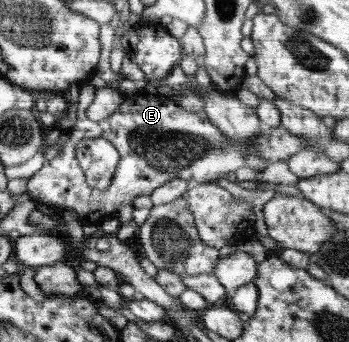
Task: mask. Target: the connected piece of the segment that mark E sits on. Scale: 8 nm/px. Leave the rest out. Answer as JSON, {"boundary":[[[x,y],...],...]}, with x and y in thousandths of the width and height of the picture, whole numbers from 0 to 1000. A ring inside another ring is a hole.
{"boundary":[[[413,231],[410,254],[398,266],[370,266],[370,284],[350,298],[344,316],[292,351],[264,351],[249,342],[249,316],[266,301],[275,257],[255,246],[235,246],[226,292],[221,295],[221,351],[209,377],[203,377],[195,412],[172,436],[166,453],[152,465],[126,471],[115,497],[100,503],[77,526],[74,561],[115,599],[143,599],[169,620],[186,611],[212,614],[232,640],[281,637],[304,626],[330,623],[347,599],[370,594],[378,605],[378,588],[401,570],[430,570],[430,564],[461,547],[476,529],[519,520],[536,529],[544,544],[613,532],[633,518],[653,520],[662,506],[673,506],[685,488],[705,482],[705,453],[725,444],[756,465],[756,488],[742,500],[756,500],[774,477],[788,471],[819,471],[842,447],[862,439],[897,439],[900,430],[860,398],[828,389],[814,371],[782,371],[771,392],[754,392],[751,383],[728,406],[716,406],[705,424],[682,424],[650,406],[590,339],[585,322],[547,327],[524,319],[513,298],[493,292],[487,281],[470,281],[456,272],[456,234]],[[255,401],[292,401],[315,412],[344,447],[344,468],[335,480],[318,535],[298,553],[264,550],[249,532],[241,500],[218,465],[218,424],[235,406]]]}

